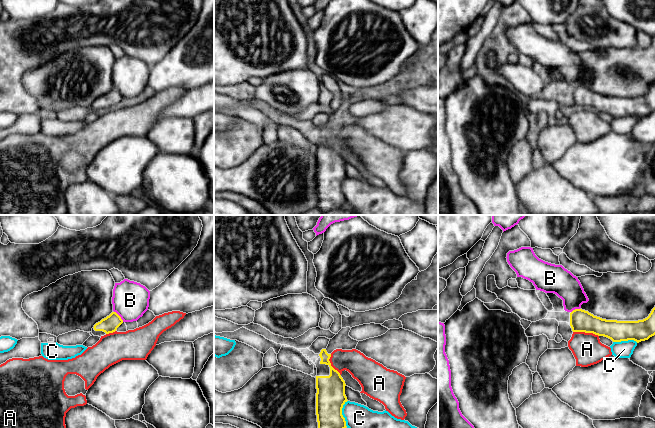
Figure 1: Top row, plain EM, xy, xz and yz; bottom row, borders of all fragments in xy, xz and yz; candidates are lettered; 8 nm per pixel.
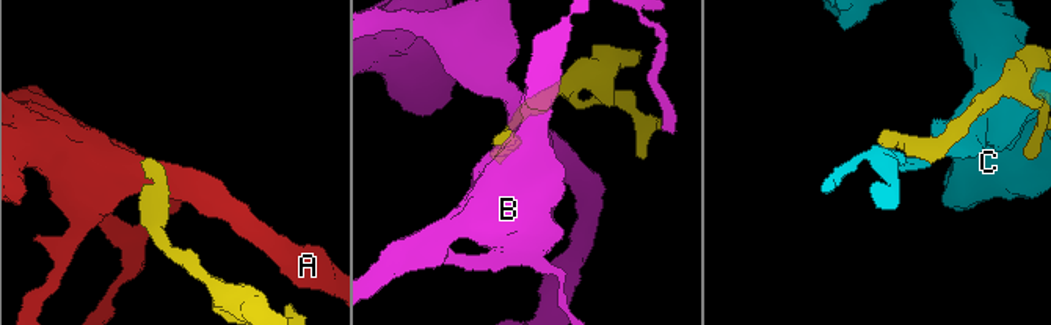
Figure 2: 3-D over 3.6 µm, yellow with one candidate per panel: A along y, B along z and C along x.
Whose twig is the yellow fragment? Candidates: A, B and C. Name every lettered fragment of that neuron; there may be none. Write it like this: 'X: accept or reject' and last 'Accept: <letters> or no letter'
A: reject
B: reject
C: reject
Accept: no letter

